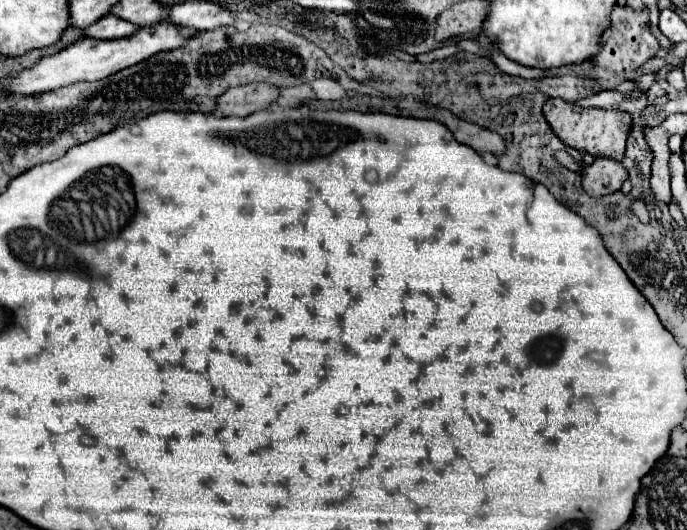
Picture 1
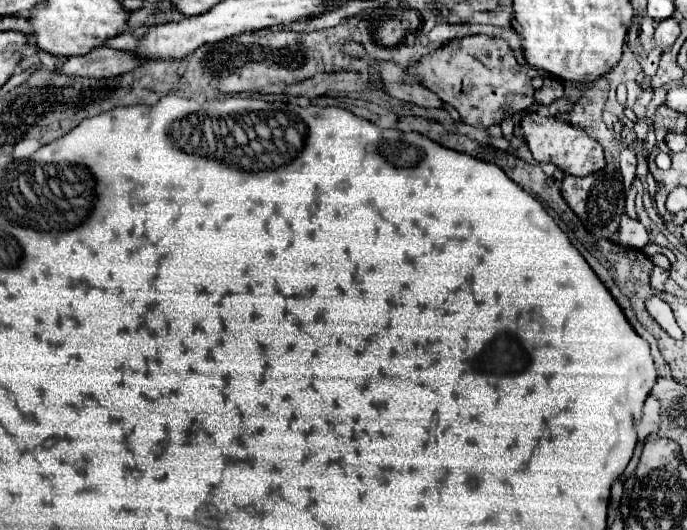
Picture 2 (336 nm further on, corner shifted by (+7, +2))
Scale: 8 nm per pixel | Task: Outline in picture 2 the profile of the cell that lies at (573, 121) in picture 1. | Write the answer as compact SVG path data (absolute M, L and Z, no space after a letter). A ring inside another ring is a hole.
M529 112L521 120L523 136L527 140L527 146L537 162L551 162L557 168L561 168L565 174L573 176L589 176L595 170L601 170L605 166L605 156L603 156L603 146L591 138L585 130L557 120L553 116L541 116L537 112Z

